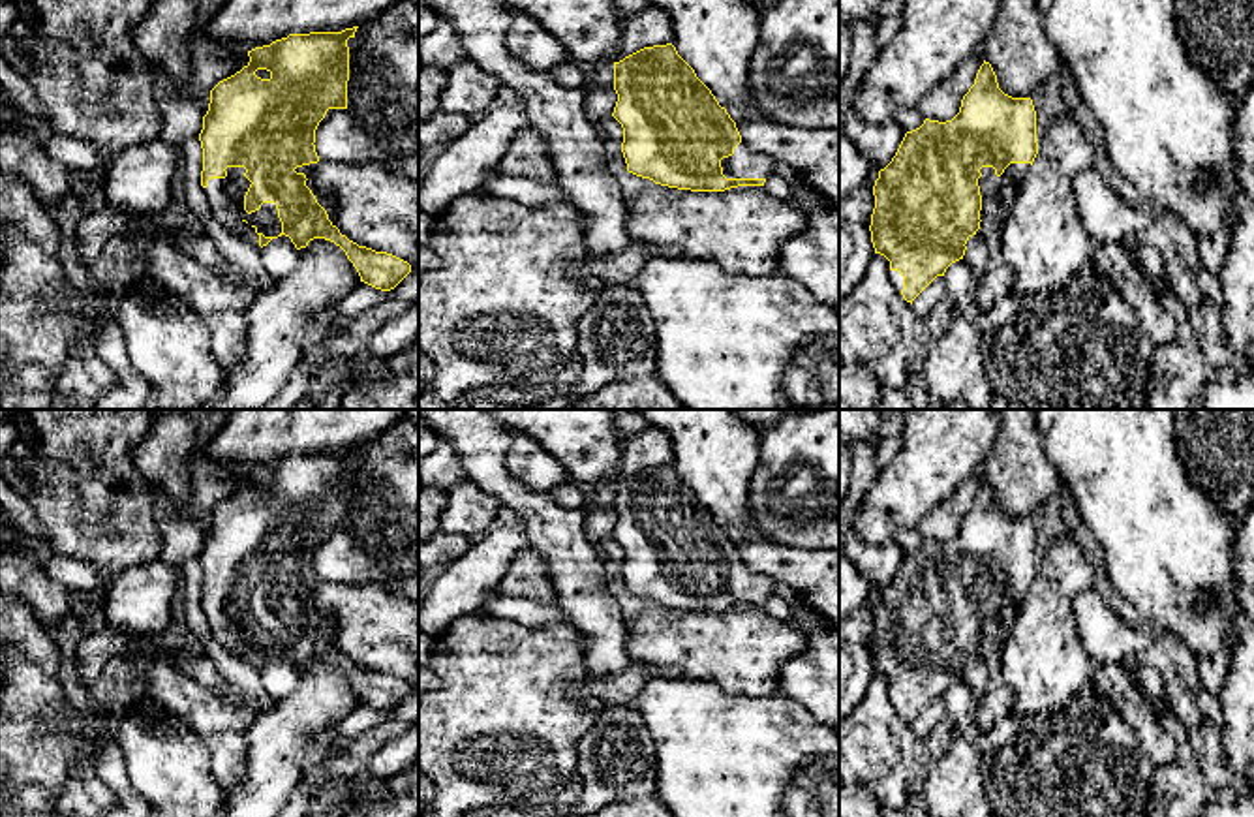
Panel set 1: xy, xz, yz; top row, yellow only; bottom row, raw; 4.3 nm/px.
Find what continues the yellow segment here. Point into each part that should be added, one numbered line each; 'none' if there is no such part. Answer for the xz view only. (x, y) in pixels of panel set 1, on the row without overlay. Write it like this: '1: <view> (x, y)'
1: xz (744, 585)

